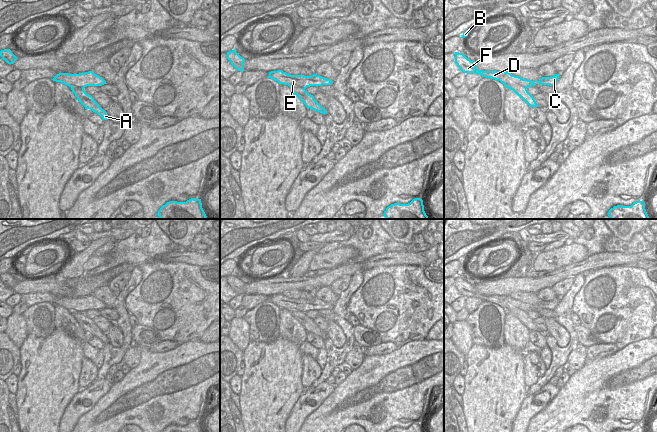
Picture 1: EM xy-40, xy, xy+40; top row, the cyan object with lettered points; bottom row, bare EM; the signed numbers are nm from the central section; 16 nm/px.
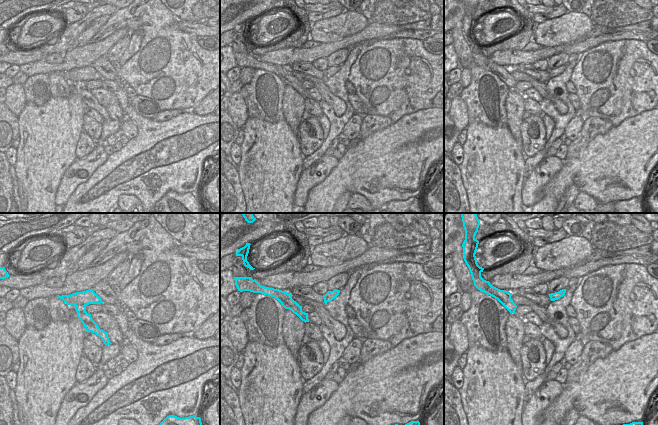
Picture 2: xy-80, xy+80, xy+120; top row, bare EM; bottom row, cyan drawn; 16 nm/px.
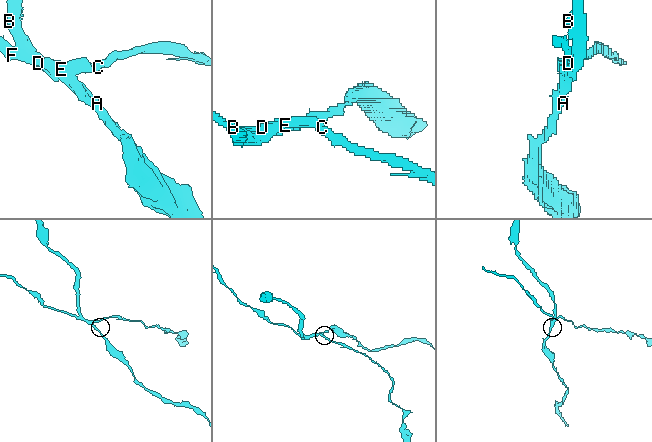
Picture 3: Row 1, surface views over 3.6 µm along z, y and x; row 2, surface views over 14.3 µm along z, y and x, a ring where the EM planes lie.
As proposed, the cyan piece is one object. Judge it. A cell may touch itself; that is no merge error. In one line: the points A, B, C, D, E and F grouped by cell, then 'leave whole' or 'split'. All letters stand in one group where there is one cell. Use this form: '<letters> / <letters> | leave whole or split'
A B / C D E F | split

